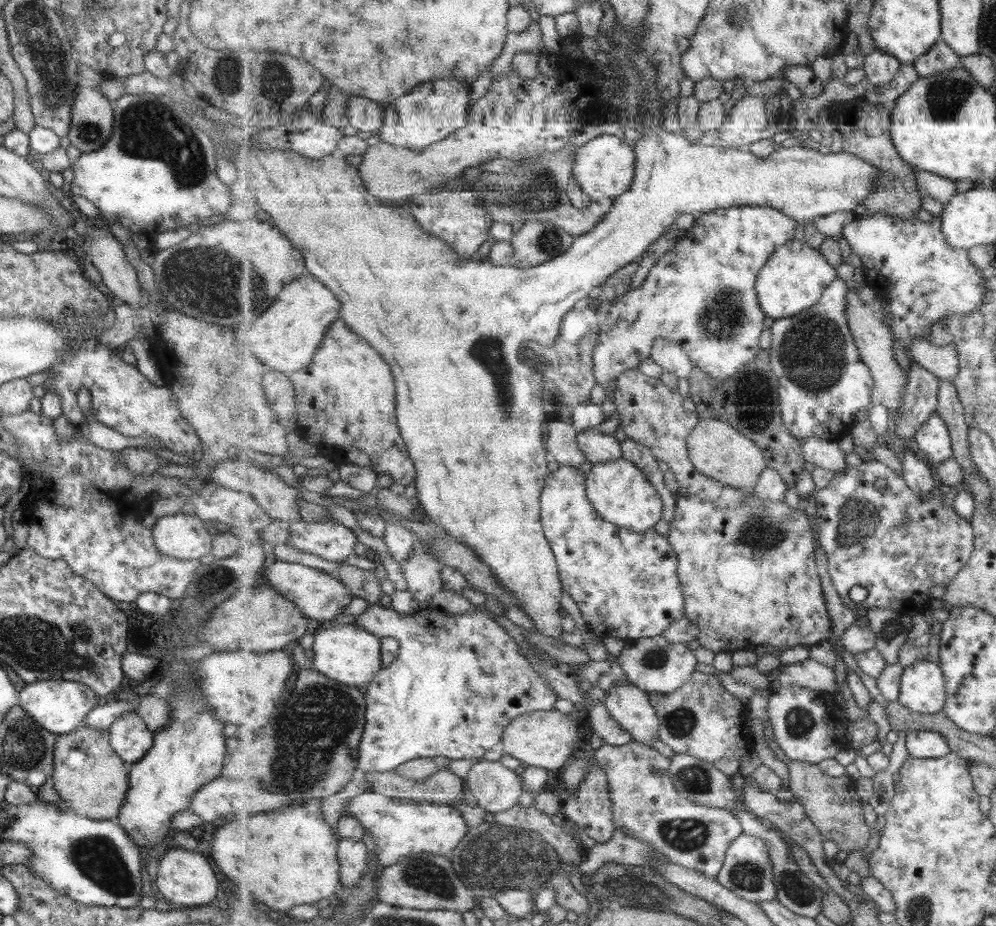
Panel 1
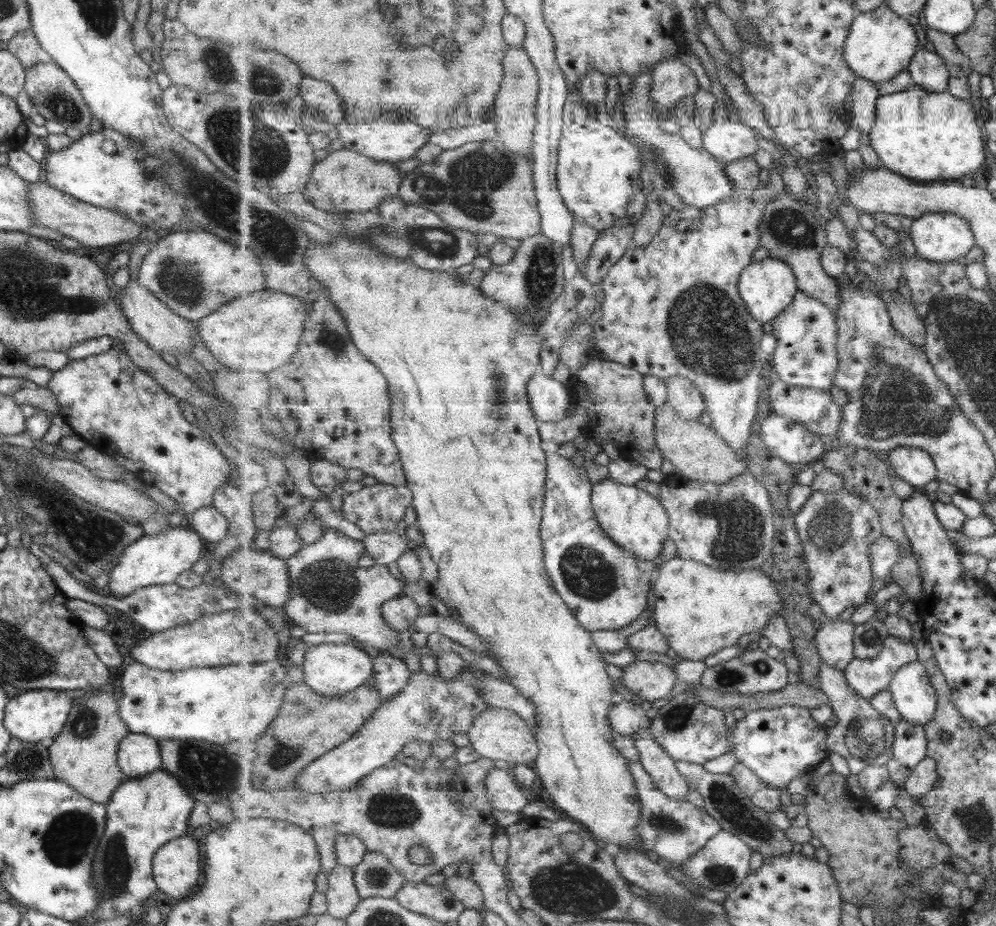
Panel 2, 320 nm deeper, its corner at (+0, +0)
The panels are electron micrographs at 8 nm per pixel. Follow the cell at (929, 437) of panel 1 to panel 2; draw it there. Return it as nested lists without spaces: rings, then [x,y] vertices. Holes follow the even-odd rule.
[[[899,447],[886,453],[886,457],[896,474],[918,489],[937,480],[935,461],[925,448]]]

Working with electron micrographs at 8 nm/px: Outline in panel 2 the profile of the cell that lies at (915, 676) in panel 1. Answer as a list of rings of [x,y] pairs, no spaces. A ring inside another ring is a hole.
[[[915,661],[900,668],[888,690],[903,720],[923,726],[934,720],[939,704],[938,690],[931,683],[923,662]]]

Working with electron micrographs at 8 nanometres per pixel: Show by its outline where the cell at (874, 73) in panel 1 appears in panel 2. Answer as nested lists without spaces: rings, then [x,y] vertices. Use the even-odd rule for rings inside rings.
[[[859,76],[854,82],[851,94],[853,102],[851,125],[861,132],[865,139],[873,130],[877,101],[880,96],[878,85],[872,80]]]

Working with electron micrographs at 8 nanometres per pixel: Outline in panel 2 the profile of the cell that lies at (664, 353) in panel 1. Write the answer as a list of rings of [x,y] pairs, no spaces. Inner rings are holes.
[[[674,376],[666,385],[668,386],[668,403],[683,417],[695,420],[703,414],[703,410],[706,410],[704,396],[688,378]]]

